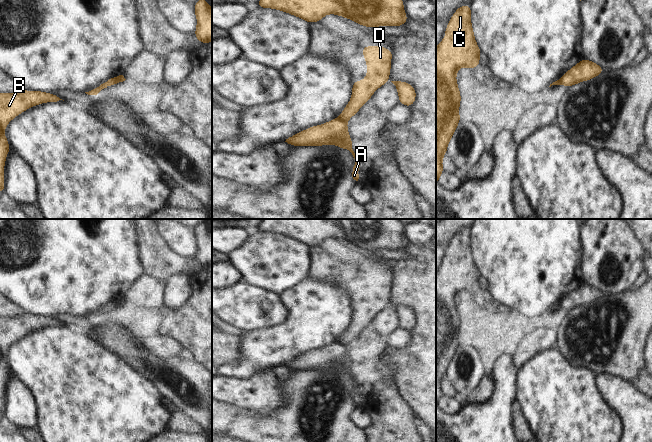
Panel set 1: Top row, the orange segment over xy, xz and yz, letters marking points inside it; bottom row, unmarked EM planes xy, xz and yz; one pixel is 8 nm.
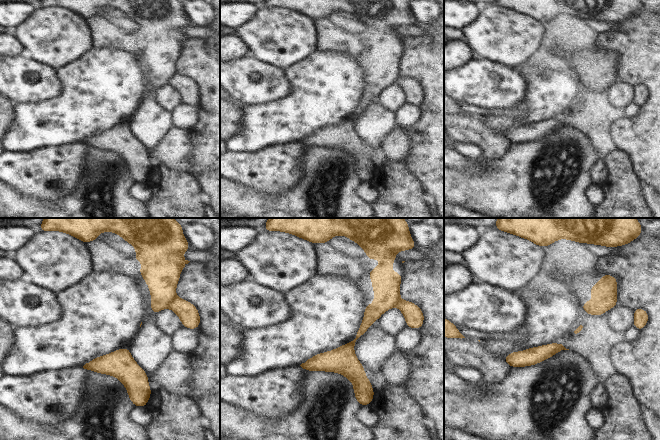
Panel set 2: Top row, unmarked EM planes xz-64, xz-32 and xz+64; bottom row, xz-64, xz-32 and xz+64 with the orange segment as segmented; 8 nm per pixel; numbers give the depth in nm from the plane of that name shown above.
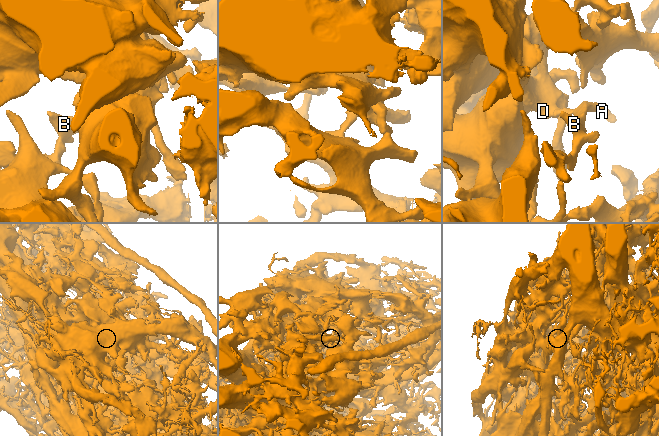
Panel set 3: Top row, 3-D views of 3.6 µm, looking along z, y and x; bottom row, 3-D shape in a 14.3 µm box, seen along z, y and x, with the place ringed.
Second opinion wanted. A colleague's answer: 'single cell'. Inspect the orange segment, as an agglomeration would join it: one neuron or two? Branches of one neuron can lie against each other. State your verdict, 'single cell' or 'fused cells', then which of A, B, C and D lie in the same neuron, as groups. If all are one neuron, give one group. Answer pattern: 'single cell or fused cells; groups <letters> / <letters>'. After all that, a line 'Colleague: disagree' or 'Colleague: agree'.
fused cells; groups A B / C D
Colleague: disagree

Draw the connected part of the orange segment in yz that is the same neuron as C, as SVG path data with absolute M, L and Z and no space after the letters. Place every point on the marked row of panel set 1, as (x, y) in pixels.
M462 5L455 11L445 35L436 47L436 184L444 172L442 160L447 145L461 121L461 94L455 79L458 68L472 69L481 65L481 50L471 24L471 5Z

